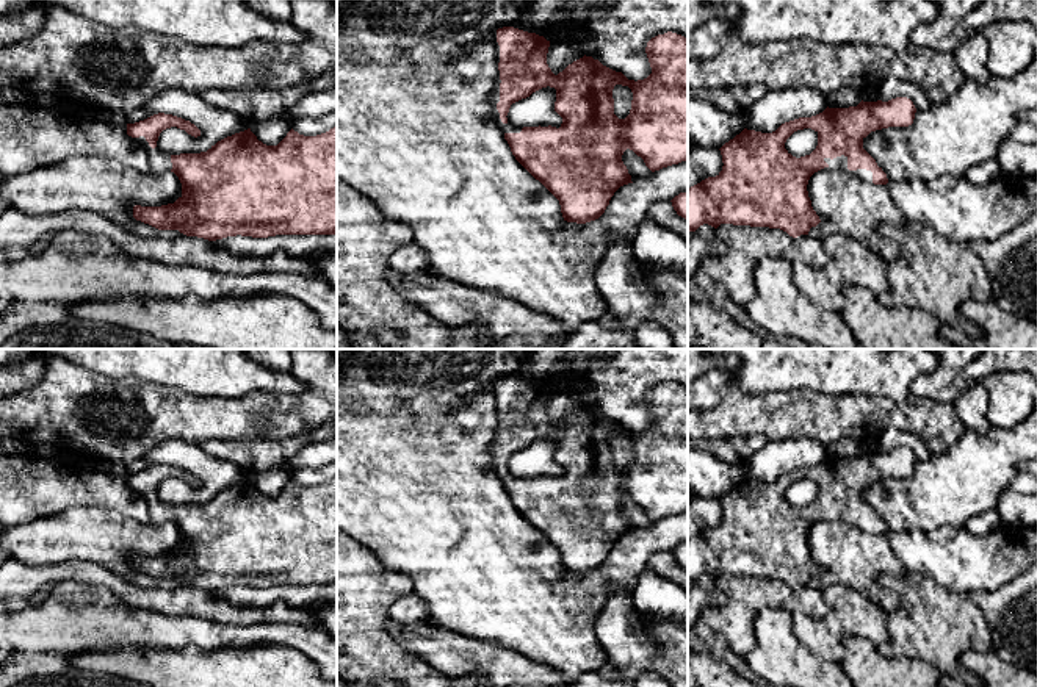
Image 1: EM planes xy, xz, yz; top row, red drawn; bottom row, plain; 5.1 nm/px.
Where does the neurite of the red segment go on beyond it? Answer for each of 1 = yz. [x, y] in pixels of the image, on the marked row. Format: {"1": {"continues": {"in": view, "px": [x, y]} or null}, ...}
{"1": {"continues": {"in": "yz", "px": [840, 163]}}}

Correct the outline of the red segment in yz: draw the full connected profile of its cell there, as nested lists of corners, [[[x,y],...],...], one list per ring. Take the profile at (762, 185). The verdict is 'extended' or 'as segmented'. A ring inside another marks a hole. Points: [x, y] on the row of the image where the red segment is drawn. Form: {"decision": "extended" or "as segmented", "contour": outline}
{"decision": "extended", "contour": [[[907,97],[888,102],[860,102],[849,108],[826,108],[811,117],[799,117],[782,124],[772,133],[744,128],[719,150],[722,171],[688,188],[688,232],[696,232],[708,224],[717,228],[721,224],[780,228],[789,236],[808,235],[821,219],[811,207],[807,185],[818,171],[843,171],[874,185],[887,185],[888,178],[876,160],[863,149],[863,139],[876,130],[888,127],[909,127],[913,124],[916,108]],[[811,128],[818,135],[816,149],[796,158],[786,149],[786,139],[797,130]]]}

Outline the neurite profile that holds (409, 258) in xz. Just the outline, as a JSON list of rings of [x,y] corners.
[[[415,243],[393,252],[388,266],[401,272],[432,272],[426,252]]]

